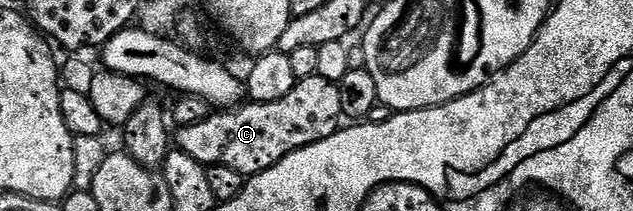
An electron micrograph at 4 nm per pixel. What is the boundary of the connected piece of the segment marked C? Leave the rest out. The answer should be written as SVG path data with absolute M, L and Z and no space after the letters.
M322 76L304 79L284 99L276 99L276 103L243 103L233 109L211 112L200 123L181 126L178 134L173 134L173 144L177 152L192 155L196 163L232 167L232 171L240 171L247 179L268 171L268 167L276 167L292 151L328 139L343 124L337 84Z

